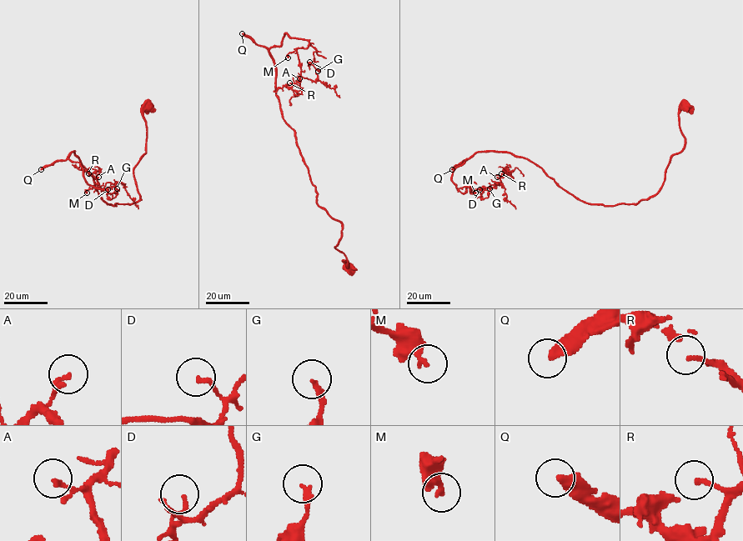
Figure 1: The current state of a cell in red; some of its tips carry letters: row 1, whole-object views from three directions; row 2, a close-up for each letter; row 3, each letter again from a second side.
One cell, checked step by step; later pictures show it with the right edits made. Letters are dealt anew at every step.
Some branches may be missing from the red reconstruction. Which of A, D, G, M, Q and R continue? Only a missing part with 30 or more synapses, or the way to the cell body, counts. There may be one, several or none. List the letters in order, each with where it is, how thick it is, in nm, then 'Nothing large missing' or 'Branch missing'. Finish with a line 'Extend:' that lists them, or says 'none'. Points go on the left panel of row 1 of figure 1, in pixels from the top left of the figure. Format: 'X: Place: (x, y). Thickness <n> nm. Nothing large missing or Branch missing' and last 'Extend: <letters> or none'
A: Place: (98, 177). Thickness 120 nm. Nothing large missing
D: Place: (107, 189). Thickness 150 nm. Nothing large missing
G: Place: (117, 188). Thickness 190 nm. Nothing large missing
M: Place: (87, 192). Thickness 360 nm. Nothing large missing
Q: Place: (41, 169). Thickness 360 nm. Branch missing
R: Place: (88, 173). Thickness 160 nm. Branch missing
Extend: Q, R

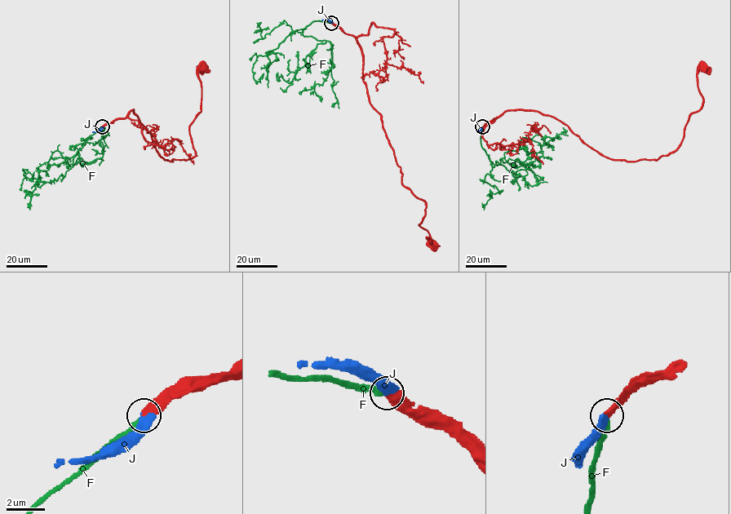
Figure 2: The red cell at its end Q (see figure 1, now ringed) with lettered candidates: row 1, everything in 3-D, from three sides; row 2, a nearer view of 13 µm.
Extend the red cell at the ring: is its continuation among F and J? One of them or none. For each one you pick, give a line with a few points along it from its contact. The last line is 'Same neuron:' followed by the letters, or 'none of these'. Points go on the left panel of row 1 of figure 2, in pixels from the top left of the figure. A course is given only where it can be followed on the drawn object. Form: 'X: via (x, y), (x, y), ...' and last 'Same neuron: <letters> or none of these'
J: via (103, 126), (92, 132)
Same neuron: J

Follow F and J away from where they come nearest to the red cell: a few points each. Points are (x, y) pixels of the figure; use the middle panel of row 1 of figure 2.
F: (331, 23), (315, 20), (303, 28), (303, 36), (325, 42), (307, 56), (291, 83), (277, 80), (277, 73)
J: (332, 23), (321, 19)

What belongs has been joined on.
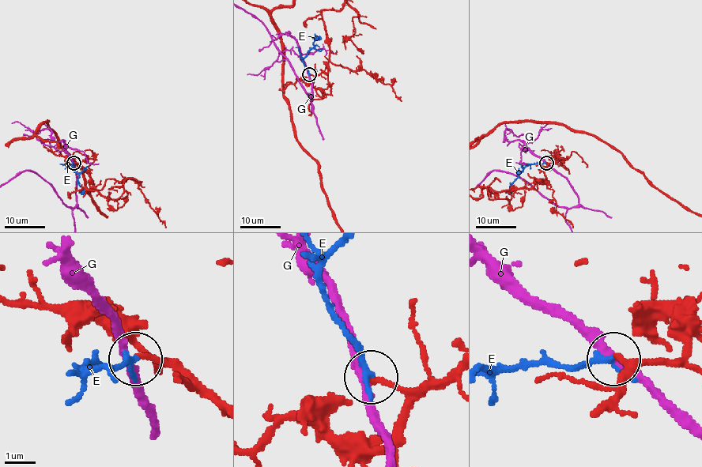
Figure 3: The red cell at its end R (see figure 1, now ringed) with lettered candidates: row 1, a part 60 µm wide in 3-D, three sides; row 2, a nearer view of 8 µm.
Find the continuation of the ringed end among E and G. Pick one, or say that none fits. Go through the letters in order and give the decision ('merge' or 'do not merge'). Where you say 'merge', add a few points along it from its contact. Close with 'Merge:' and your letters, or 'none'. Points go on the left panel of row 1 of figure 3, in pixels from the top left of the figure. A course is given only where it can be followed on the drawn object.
E: merge; it runs (74, 163), (67, 164), (78, 174), (78, 184), (82, 190), (78, 191)
G: do not merge
Merge: E

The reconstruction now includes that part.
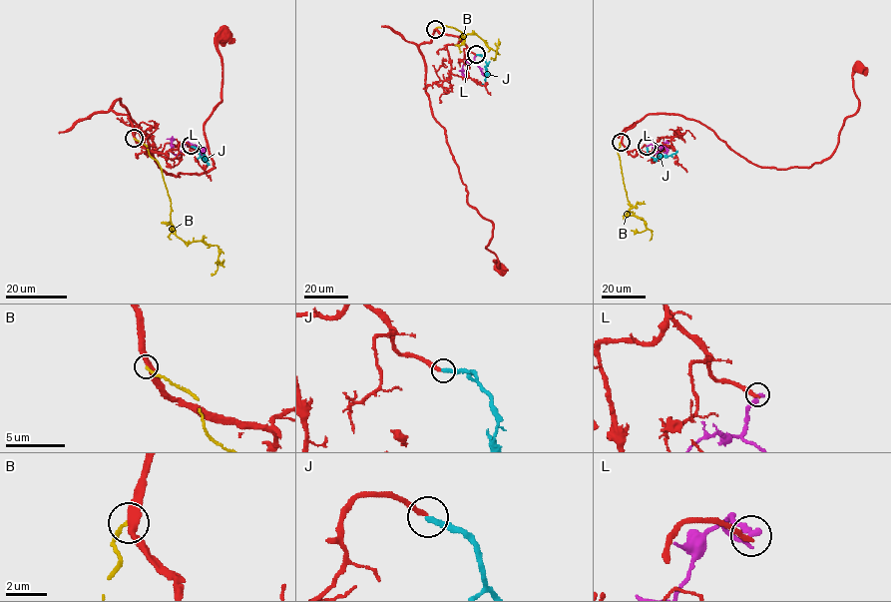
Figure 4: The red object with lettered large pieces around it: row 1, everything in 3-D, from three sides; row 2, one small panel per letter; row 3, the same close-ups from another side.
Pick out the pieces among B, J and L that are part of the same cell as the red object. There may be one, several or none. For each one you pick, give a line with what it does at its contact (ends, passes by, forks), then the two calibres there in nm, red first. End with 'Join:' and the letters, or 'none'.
J: it ends; calibres 220 and 260 nm
Join: J

